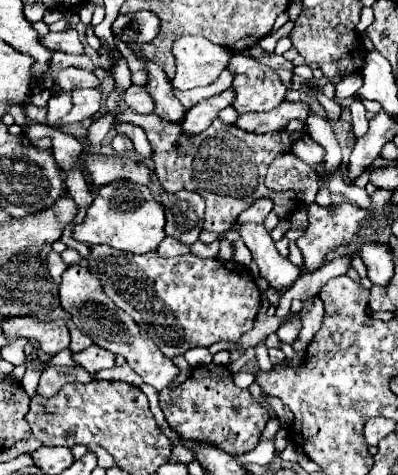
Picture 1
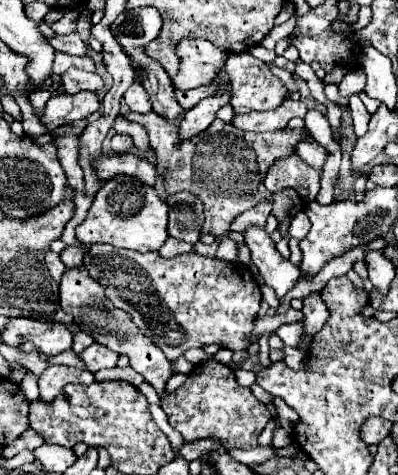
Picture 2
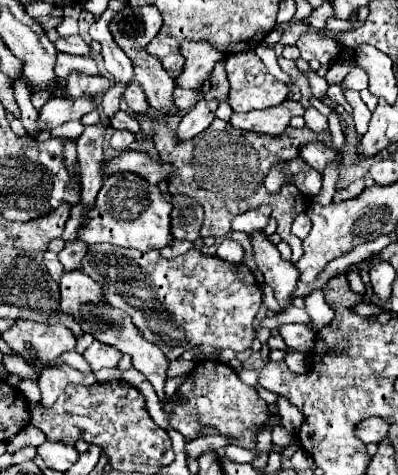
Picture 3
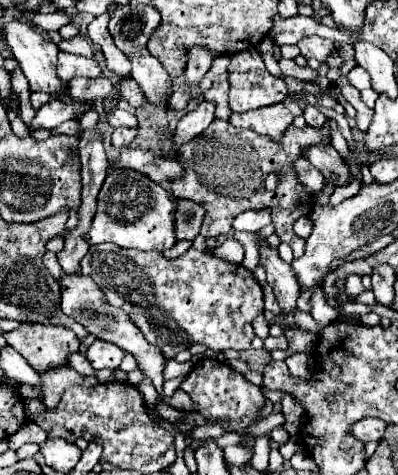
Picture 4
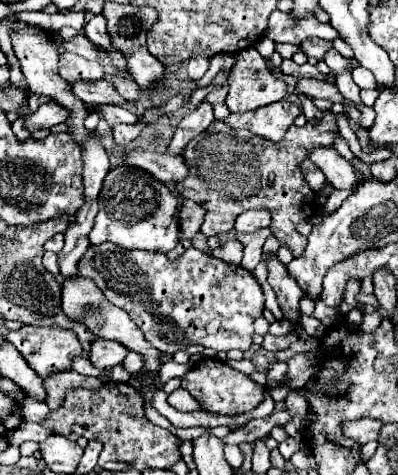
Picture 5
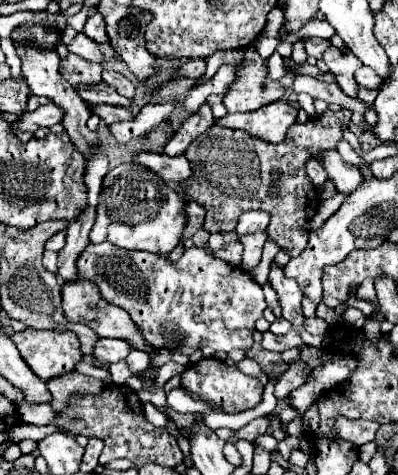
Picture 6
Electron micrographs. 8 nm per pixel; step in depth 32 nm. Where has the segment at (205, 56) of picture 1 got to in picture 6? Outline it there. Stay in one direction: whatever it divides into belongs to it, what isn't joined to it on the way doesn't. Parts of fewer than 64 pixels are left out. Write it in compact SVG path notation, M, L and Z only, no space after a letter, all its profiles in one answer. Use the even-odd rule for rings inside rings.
M196 58L196 60L186 60L180 66L180 74L182 77L198 79L204 76L206 72L206 60L204 58Z

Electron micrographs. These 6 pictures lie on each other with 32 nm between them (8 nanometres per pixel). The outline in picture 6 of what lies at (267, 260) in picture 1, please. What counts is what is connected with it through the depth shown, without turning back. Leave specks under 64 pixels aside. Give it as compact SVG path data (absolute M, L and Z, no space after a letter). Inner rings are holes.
M276 262L270 264L270 276L268 276L270 286L276 290L278 294L278 302L282 306L282 316L294 326L296 332L304 330L302 322L304 322L304 314L300 308L300 302L304 298L300 286L296 284L296 280L290 280L284 276L284 268L278 266Z

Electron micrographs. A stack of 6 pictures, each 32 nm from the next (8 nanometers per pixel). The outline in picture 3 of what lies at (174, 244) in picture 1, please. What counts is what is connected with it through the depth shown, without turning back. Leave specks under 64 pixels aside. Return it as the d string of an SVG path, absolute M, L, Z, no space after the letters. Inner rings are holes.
M170 240L170 244L168 244L168 246L164 246L164 248L160 250L160 254L162 254L164 258L176 258L176 256L180 256L180 254L186 254L190 248L194 248L194 244L192 244L192 242L184 242L184 240Z

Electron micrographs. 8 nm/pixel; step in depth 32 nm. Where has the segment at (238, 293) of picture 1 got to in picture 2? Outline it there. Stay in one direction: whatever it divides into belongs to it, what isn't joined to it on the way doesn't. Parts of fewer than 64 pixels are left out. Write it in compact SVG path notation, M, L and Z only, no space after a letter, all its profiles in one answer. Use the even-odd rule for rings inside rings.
M108 244L90 246L88 254L84 256L84 266L88 272L104 286L104 292L108 300L130 314L134 324L148 336L168 360L176 360L186 350L194 346L208 346L208 344L220 344L230 350L246 350L248 342L246 336L254 328L254 318L258 314L262 294L260 286L252 278L250 270L236 264L236 262L224 262L218 258L202 258L196 252L188 252L176 258L162 258L158 252L134 252L134 250L118 250Z

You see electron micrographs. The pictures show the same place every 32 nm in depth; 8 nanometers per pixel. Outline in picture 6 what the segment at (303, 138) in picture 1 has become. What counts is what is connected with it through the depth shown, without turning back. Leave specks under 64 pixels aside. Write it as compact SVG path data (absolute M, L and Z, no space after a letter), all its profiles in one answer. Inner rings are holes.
M336 150L318 152L312 158L318 160L324 166L324 170L328 174L328 180L334 182L334 186L336 186L338 192L350 194L350 192L354 192L364 182L362 172L356 166L344 162Z

